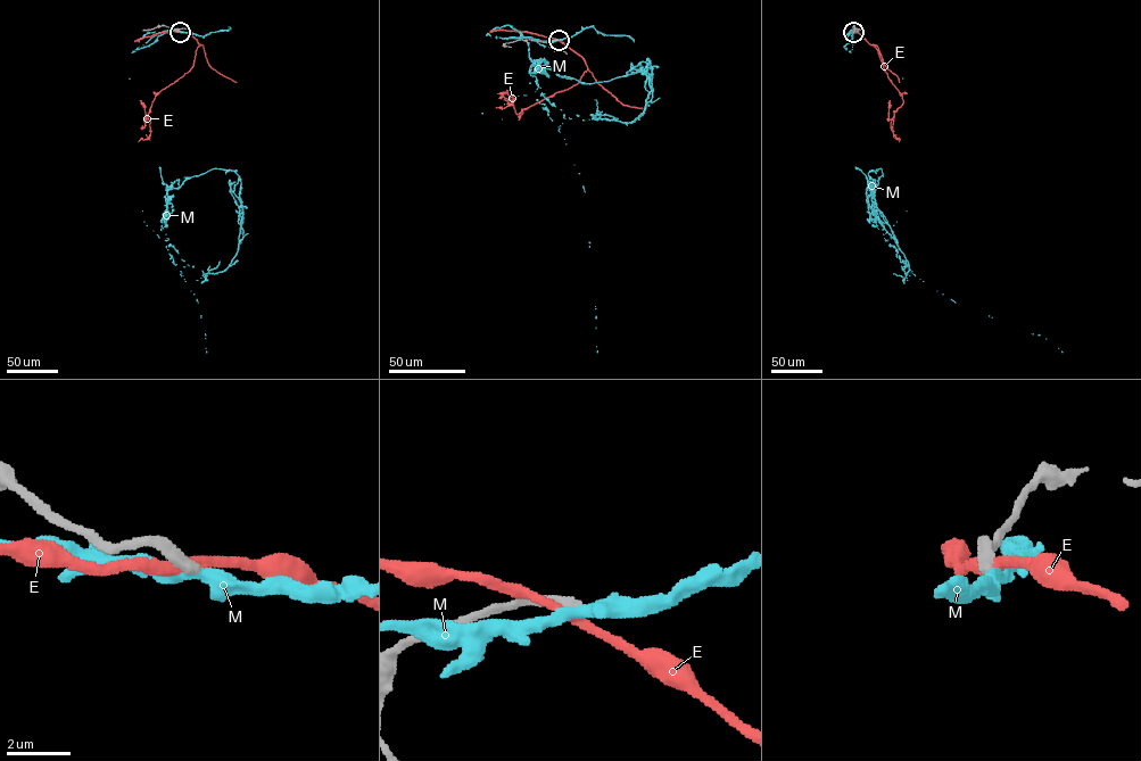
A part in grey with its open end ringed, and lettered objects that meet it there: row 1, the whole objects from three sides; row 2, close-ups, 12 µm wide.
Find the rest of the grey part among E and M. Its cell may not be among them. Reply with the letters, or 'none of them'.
none of them

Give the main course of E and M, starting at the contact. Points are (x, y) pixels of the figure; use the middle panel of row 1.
E: (557, 40), (585, 63), (587, 69), (578, 83), (519, 114), (510, 100), (513, 94), (511, 105), (495, 108)
M: (557, 40), (507, 39), (527, 42), (538, 61), (530, 83), (560, 125), (584, 188), (597, 353)

